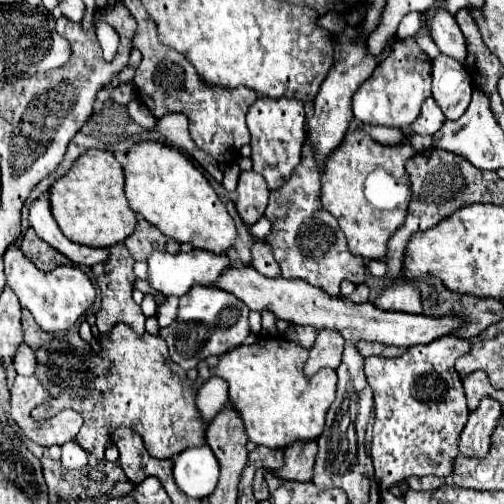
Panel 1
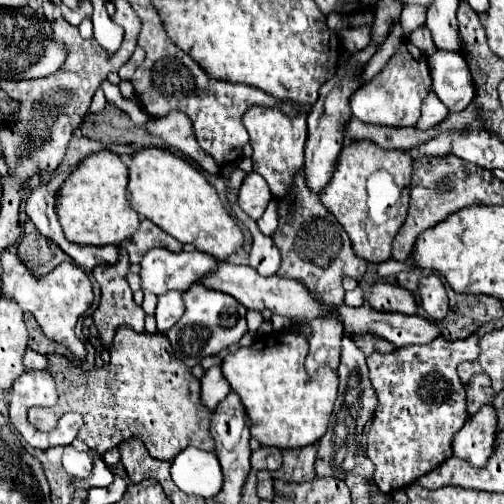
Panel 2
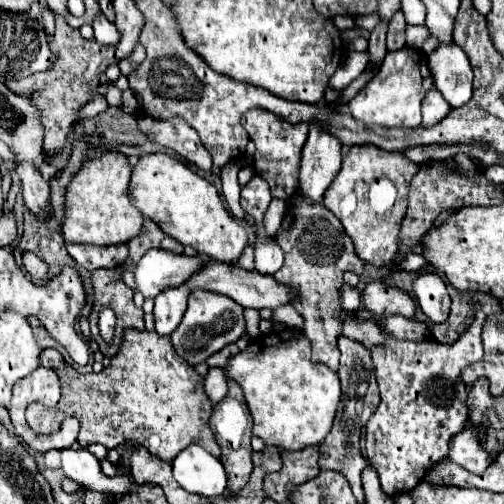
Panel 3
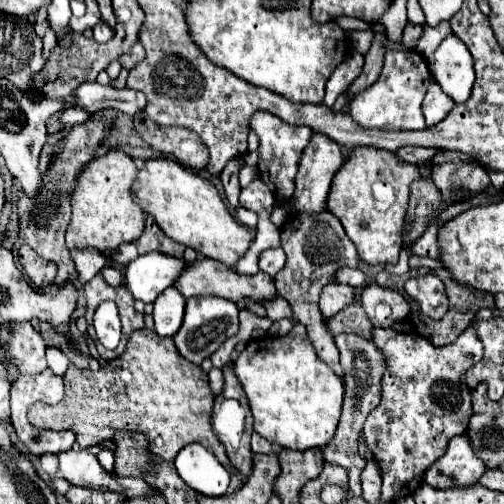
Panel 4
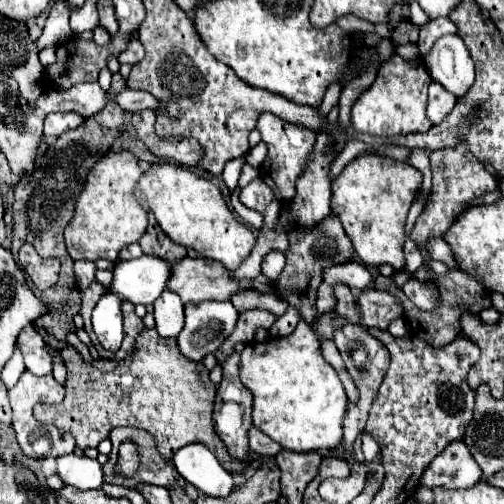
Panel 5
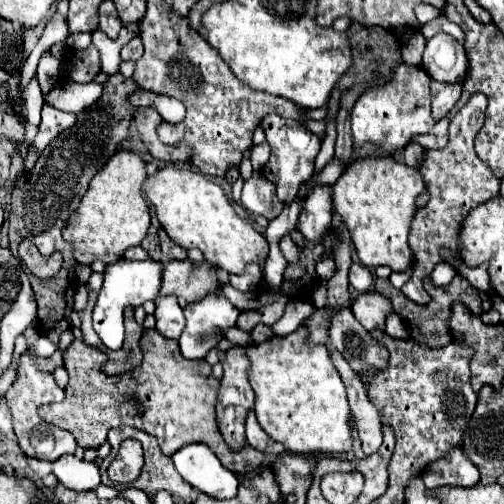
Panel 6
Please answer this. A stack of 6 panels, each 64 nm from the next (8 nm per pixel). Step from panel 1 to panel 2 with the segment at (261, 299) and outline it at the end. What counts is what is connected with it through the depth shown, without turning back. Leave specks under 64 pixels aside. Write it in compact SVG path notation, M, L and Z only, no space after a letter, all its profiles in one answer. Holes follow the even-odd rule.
M218 262L218 268L214 272L210 272L208 276L204 276L202 286L210 288L210 290L218 290L224 294L230 294L232 298L236 298L242 306L246 306L248 310L272 310L272 314L280 314L286 318L296 318L302 322L310 322L314 316L322 316L326 312L326 308L322 304L318 304L310 292L296 280L284 280L278 276L260 276L252 266L236 266L230 262ZM342 304L338 308L338 316L346 326L346 334L372 332L384 340L390 340L394 346L428 344L440 334L438 326L422 316L404 316L398 312L372 312L368 304L358 308Z

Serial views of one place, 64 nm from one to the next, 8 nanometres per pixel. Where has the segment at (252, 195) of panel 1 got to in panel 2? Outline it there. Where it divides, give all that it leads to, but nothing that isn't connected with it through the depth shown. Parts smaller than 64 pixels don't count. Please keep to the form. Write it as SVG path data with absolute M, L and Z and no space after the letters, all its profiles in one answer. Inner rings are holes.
M250 172L244 178L242 188L238 190L238 204L252 220L258 220L264 214L268 202L272 200L272 194L270 196L268 194L270 192L268 192L266 180L260 174Z

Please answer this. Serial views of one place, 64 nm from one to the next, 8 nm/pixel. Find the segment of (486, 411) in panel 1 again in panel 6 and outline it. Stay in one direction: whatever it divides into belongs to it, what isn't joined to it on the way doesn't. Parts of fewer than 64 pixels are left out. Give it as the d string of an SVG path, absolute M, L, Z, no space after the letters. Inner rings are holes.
M454 448L444 456L444 460L436 460L430 464L430 472L424 477L427 489L442 486L474 486L480 480L480 472L476 472L476 466L460 452L460 448Z

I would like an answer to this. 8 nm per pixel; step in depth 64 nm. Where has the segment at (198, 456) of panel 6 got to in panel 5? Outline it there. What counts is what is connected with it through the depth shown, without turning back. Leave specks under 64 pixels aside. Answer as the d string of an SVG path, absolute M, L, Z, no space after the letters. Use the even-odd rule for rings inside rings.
M188 444L180 448L172 462L188 484L208 496L226 498L234 490L232 474L220 466L216 456L204 444Z

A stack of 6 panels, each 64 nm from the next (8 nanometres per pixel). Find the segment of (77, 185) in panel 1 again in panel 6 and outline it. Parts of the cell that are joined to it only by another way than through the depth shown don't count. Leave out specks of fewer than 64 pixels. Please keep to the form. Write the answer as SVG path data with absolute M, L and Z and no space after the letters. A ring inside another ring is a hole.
M128 150L116 152L116 156L112 156L112 160L92 178L78 210L64 228L64 238L72 242L74 258L80 264L92 264L94 260L102 260L104 264L116 262L128 248L138 246L144 240L150 228L150 210L142 192L146 178L146 162Z

